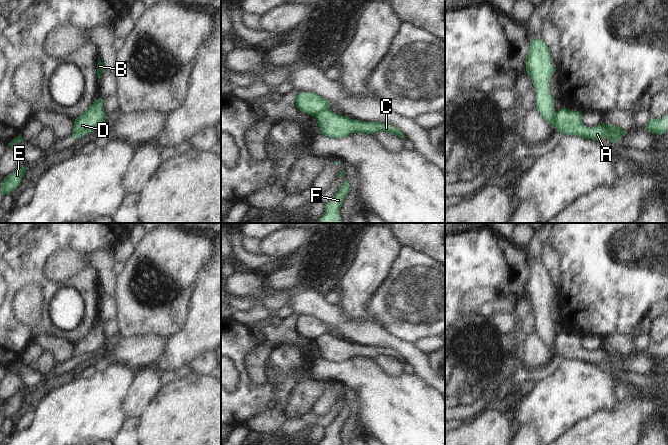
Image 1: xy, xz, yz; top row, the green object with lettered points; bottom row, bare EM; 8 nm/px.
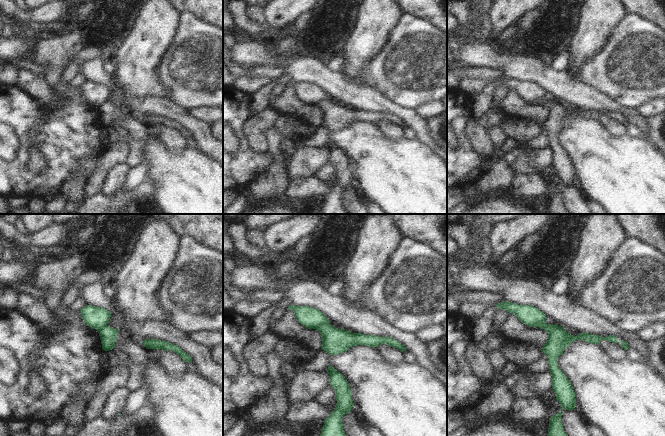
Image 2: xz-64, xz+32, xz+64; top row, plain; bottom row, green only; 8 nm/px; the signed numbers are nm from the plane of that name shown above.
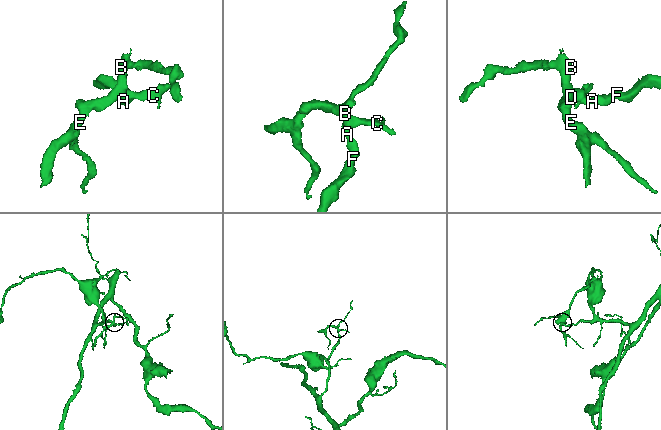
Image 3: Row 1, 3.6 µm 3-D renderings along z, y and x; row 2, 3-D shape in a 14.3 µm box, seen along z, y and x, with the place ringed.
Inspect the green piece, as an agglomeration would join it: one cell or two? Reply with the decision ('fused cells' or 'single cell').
fused cells

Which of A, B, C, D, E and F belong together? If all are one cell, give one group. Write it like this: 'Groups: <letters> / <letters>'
Groups: A C F / B D E.

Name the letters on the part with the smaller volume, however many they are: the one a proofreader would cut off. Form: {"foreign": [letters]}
{"foreign": ["B", "D", "E"]}

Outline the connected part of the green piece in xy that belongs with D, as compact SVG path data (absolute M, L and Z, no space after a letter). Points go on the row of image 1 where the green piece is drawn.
M99 98L77 119L74 120L74 130L71 140L97 129L105 120L107 114L103 108L103 99Z

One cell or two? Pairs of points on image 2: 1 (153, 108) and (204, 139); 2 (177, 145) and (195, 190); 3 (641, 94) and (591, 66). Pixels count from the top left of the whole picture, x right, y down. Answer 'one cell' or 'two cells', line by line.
1: one cell
2: two cells
3: one cell

